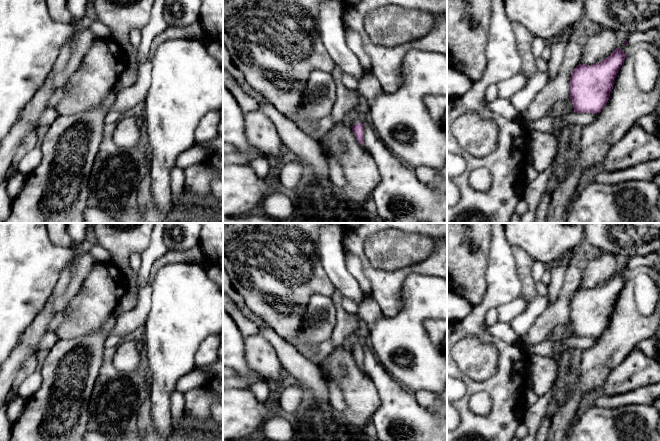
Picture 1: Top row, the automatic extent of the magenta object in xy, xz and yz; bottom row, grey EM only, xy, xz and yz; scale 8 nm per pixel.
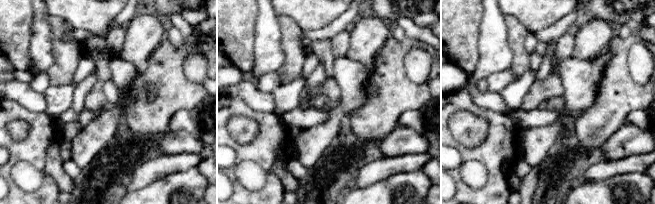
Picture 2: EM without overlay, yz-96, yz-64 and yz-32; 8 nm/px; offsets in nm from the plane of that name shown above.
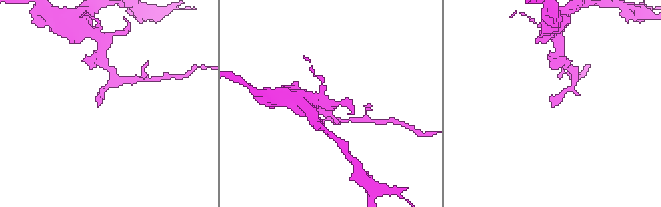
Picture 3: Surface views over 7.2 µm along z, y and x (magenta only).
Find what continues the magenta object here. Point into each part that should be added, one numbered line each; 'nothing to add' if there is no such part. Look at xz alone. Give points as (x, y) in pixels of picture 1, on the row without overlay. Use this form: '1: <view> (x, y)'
1: xz (352, 344)

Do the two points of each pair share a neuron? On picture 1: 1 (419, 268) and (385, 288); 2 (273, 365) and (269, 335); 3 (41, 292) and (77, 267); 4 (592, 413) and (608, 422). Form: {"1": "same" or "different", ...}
{"1": "same", "2": "different", "3": "different", "4": "same"}

